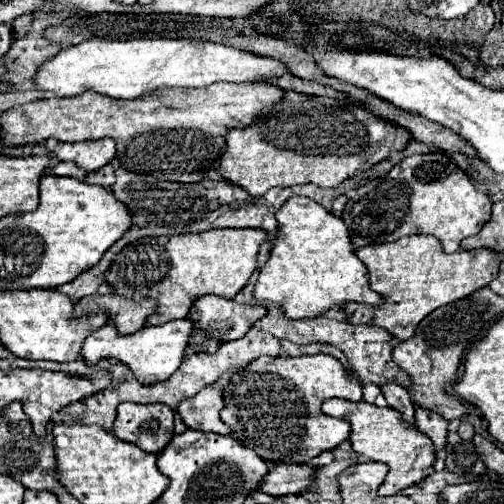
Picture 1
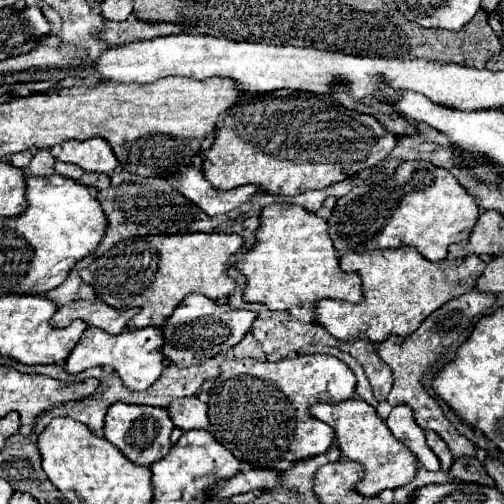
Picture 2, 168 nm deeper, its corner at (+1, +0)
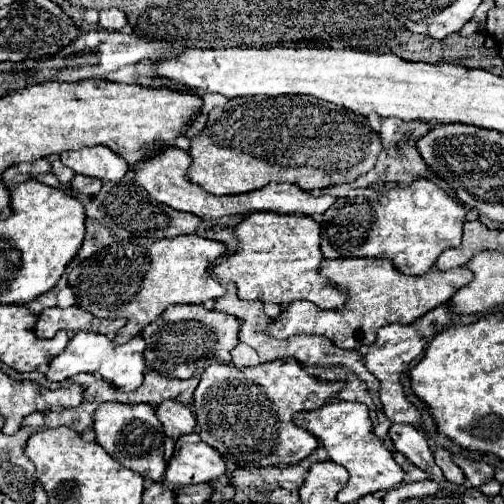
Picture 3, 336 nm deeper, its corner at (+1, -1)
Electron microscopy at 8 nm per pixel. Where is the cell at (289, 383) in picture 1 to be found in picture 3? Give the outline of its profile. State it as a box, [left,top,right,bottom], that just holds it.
[193,358,341,466]

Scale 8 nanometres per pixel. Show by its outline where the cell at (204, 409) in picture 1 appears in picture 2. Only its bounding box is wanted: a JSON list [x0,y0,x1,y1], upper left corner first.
[169,397,209,431]

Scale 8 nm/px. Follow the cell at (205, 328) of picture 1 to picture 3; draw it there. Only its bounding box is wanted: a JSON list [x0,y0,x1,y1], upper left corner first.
[141,304,241,378]

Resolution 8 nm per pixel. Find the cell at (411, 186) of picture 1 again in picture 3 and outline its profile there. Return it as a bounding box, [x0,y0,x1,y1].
[321,180,465,276]

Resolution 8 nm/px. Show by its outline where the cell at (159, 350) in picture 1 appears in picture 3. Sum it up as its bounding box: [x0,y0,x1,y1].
[45,332,145,392]

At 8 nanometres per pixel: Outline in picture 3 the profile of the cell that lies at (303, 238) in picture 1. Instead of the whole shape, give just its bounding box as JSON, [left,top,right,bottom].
[213,212,345,310]

